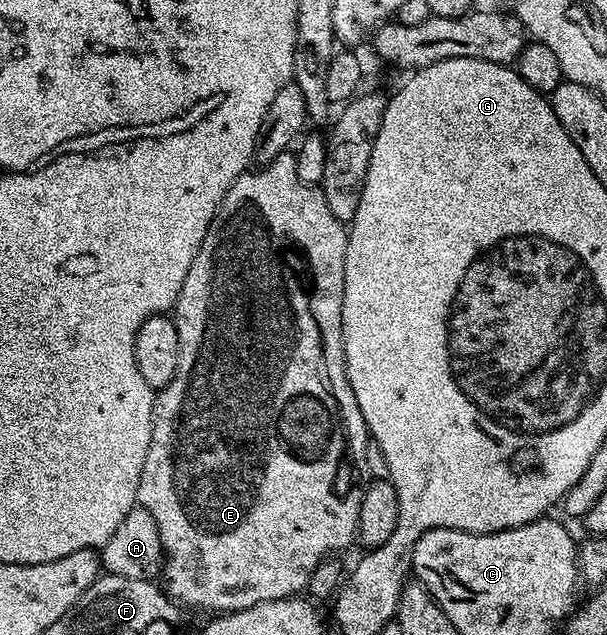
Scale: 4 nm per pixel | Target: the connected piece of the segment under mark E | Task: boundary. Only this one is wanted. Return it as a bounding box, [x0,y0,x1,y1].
[135,151,369,615]

